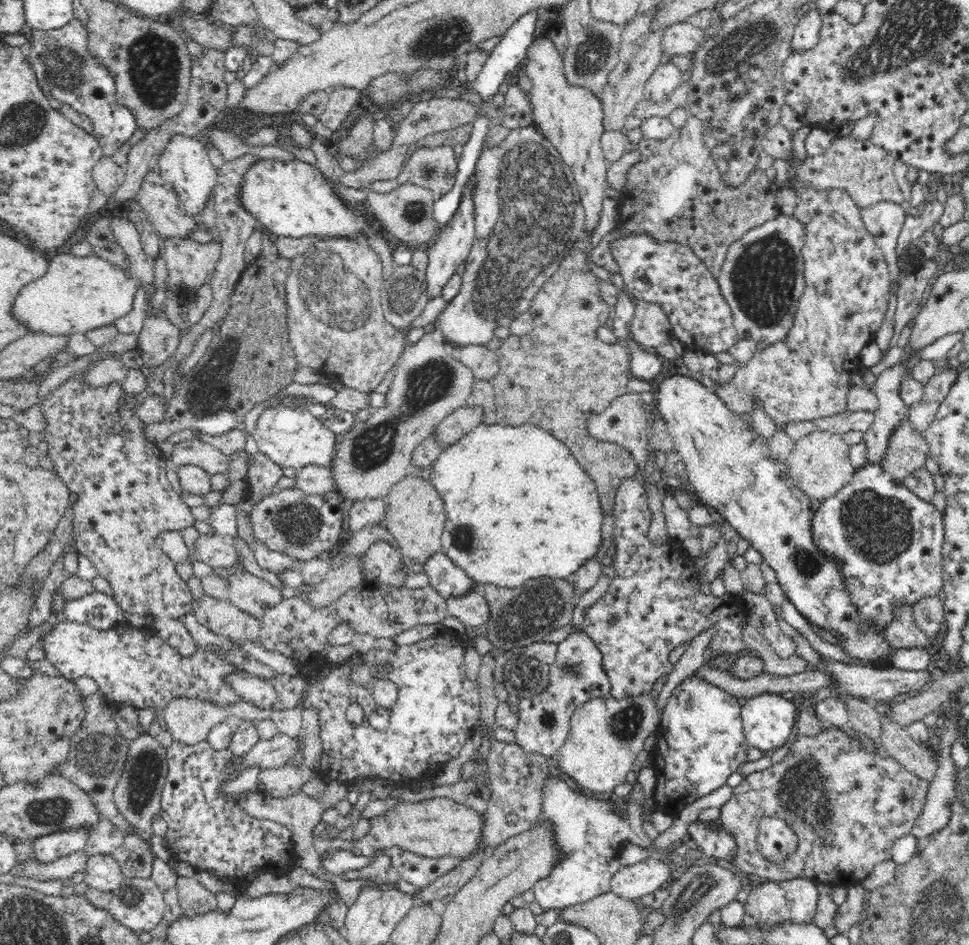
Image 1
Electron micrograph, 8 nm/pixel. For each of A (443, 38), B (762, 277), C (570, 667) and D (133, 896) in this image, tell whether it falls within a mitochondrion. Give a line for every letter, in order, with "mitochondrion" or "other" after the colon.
A: mitochondrion
B: mitochondrion
C: mitochondrion
D: mitochondrion

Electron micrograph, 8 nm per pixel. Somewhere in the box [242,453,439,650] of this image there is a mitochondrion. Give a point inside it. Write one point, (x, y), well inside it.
(298, 523)

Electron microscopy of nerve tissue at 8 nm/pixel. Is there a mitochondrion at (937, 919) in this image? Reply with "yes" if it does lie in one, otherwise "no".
yes

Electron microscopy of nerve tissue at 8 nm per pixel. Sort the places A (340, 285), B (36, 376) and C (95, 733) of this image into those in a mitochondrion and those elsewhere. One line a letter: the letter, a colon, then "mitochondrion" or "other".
A: mitochondrion
B: other
C: mitochondrion

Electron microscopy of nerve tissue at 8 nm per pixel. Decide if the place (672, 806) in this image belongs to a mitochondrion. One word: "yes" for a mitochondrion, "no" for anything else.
no

